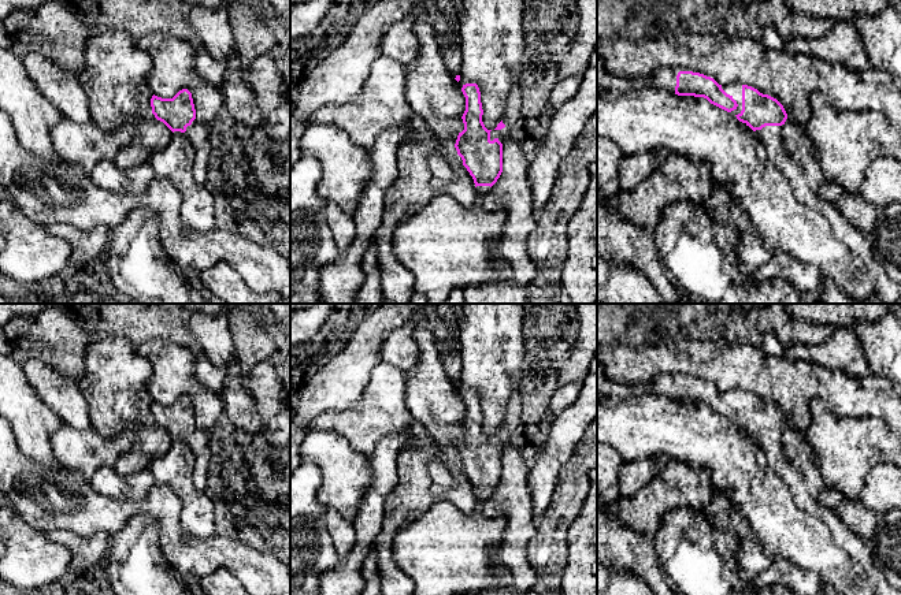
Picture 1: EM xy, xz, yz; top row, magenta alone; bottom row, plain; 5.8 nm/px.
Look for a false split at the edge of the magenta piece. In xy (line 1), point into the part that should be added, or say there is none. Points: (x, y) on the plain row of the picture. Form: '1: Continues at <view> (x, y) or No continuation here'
1: Continues at xy (197, 441)

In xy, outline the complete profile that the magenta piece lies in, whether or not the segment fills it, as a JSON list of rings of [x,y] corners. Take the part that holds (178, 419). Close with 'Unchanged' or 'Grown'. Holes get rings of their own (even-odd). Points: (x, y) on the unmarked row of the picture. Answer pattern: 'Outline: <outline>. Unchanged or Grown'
Outline: [[[188,395],[179,397],[173,405],[152,402],[152,420],[163,428],[173,439],[181,438],[189,445],[194,454],[193,483],[200,491],[207,487],[210,464],[208,435],[196,427],[196,416],[192,399]]]. Grown

